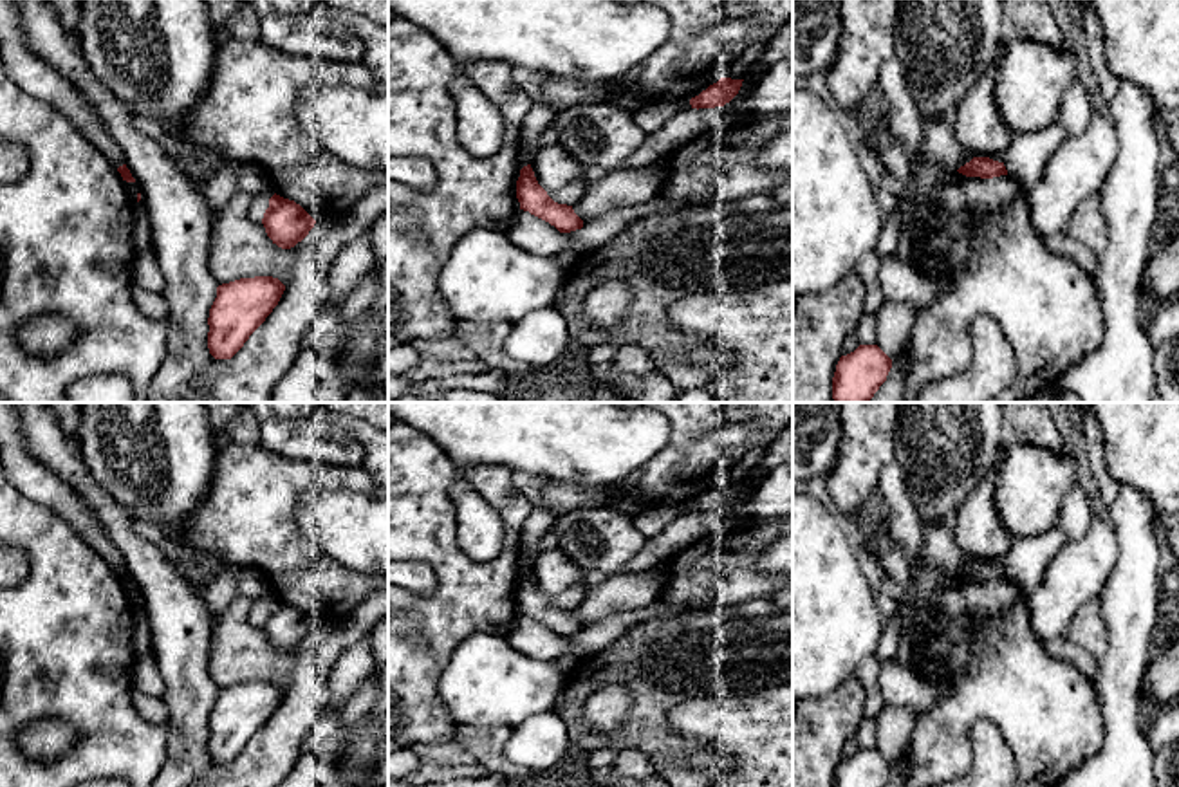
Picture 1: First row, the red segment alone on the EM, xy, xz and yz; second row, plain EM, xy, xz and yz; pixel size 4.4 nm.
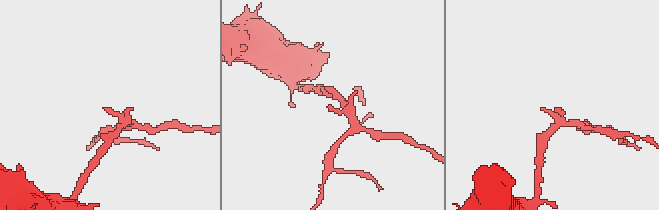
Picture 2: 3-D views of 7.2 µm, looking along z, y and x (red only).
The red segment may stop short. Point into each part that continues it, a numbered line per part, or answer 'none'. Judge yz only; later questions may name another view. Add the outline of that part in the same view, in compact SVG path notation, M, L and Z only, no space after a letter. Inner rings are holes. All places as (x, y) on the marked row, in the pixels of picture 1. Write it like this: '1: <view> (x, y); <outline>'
none

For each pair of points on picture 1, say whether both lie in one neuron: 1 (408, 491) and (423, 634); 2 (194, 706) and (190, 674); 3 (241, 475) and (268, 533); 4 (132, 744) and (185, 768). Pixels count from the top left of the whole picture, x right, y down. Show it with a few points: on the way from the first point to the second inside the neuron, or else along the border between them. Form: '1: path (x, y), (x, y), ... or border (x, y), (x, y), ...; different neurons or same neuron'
1: path (423, 527), (446, 558), (446, 598); same neuron
2: path (190, 699), (190, 681); same neuron
3: path (251, 490), (253, 518); same neuron
4: border (165, 728), (165, 753), (157, 768); different neurons

